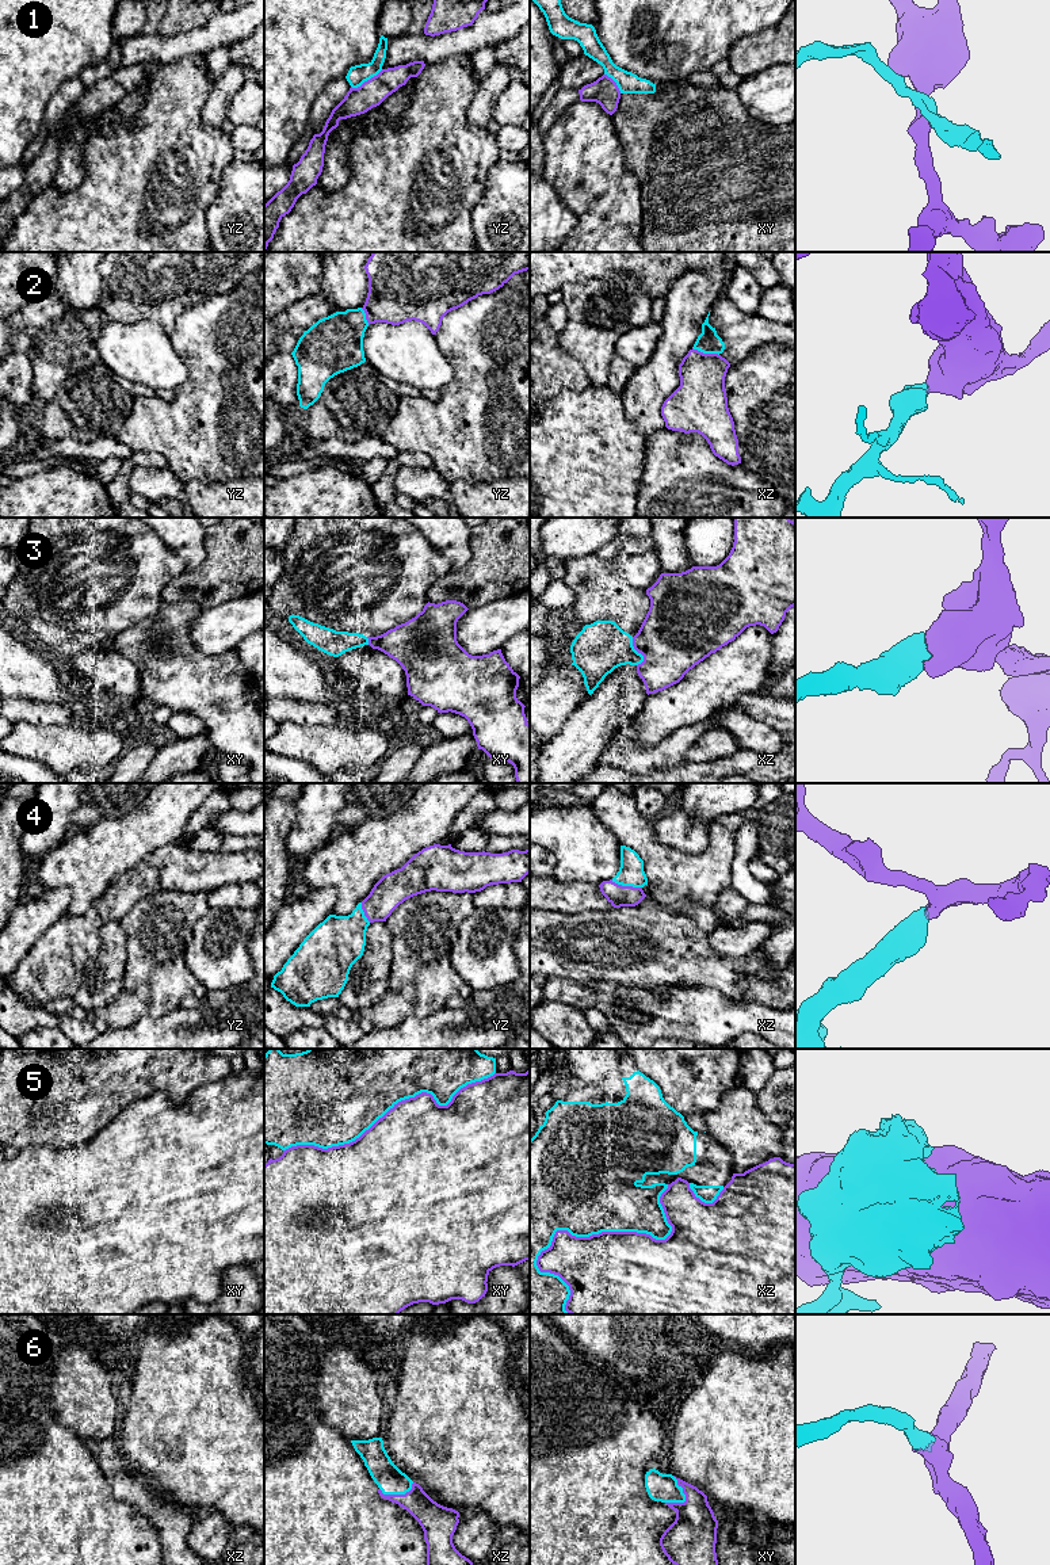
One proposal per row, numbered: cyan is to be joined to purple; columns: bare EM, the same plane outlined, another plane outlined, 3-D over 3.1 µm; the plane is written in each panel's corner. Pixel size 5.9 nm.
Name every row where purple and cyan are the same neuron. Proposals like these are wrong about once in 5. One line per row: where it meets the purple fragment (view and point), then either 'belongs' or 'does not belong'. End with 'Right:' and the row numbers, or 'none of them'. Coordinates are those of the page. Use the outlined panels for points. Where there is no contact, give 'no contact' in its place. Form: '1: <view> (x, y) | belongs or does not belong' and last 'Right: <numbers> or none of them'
1: yz (367, 80) | does not belong
2: xz (706, 354) | belongs
3: xz (638, 652) | belongs
4: xz (626, 886) | belongs
5: xz (590, 1236) | does not belong
6: xy (683, 1489) | belongs
Right: 2, 3, 4, 6

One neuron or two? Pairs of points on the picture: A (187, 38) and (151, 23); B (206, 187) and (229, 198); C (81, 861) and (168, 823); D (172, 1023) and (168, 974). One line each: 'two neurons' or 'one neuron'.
A: two neurons
B: two neurons
C: one neuron
D: two neurons

